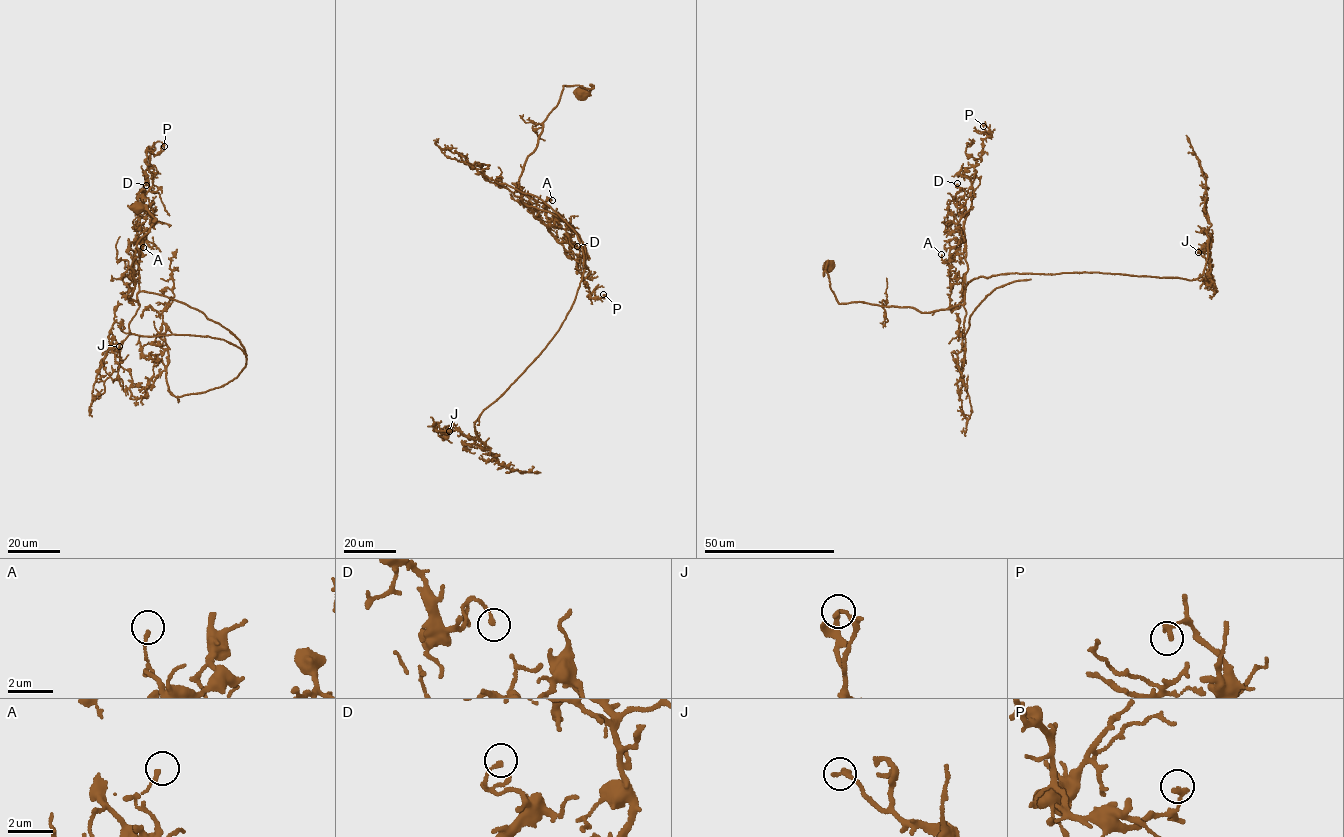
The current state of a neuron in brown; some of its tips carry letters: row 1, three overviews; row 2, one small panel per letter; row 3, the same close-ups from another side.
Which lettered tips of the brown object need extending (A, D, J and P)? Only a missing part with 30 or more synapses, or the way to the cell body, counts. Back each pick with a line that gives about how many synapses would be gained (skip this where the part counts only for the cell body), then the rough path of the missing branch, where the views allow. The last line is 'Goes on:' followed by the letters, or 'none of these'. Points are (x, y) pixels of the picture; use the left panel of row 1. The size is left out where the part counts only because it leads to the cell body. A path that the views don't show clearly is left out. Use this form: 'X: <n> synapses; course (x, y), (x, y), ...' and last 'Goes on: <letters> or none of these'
Goes on: none of these

